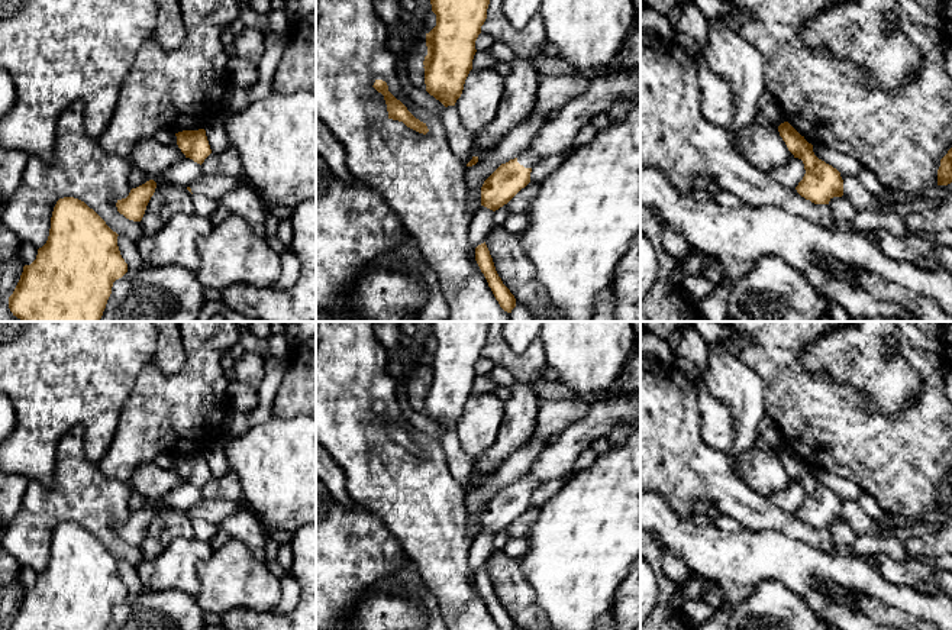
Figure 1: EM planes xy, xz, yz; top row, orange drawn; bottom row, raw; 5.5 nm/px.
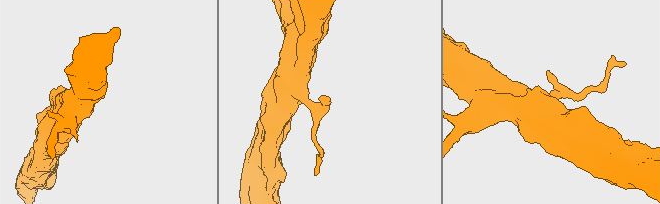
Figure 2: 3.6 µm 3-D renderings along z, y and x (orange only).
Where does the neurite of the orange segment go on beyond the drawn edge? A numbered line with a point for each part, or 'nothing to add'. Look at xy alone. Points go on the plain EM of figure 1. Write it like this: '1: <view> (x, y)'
1: xy (216, 510)

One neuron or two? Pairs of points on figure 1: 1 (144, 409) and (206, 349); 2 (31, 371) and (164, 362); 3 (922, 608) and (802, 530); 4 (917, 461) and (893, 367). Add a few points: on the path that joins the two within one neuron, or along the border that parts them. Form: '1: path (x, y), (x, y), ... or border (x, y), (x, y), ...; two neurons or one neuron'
1: path (161, 403), (197, 367); one neuron
2: border (158, 336), (152, 359); two neurons
3: border (802, 540), (835, 552); two neurons
4: border (922, 377), (919, 393), (896, 413), (870, 410); two neurons

